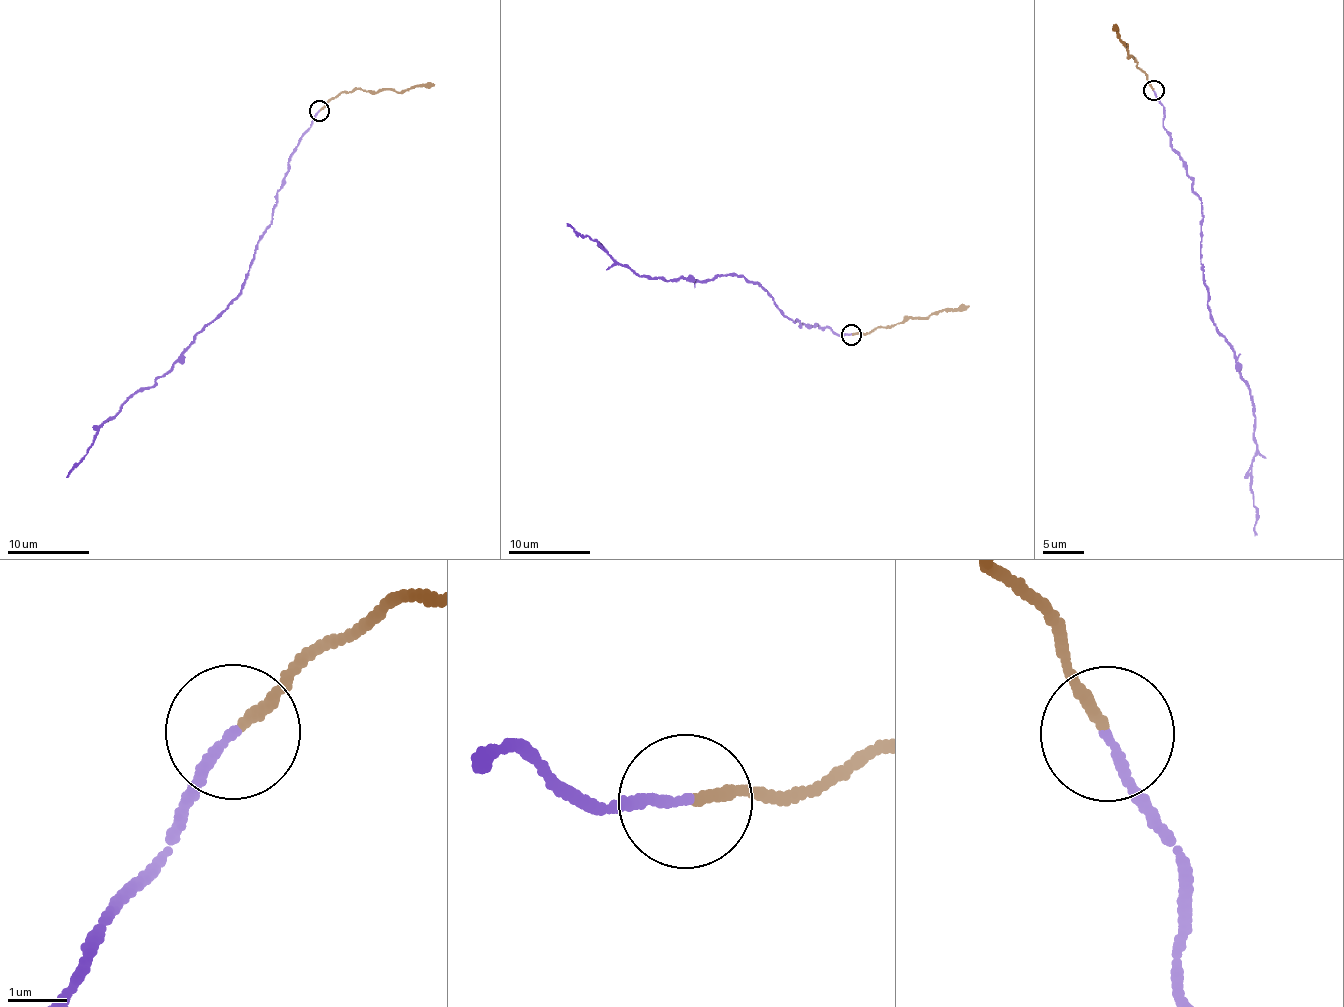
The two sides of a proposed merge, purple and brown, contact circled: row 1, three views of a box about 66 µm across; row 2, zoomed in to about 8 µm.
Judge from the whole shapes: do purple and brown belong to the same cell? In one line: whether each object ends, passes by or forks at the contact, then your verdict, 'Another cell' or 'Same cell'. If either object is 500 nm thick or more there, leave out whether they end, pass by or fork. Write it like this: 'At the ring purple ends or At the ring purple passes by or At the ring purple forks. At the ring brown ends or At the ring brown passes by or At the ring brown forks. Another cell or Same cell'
At the ring purple ends. At the ring brown ends. Another cell

